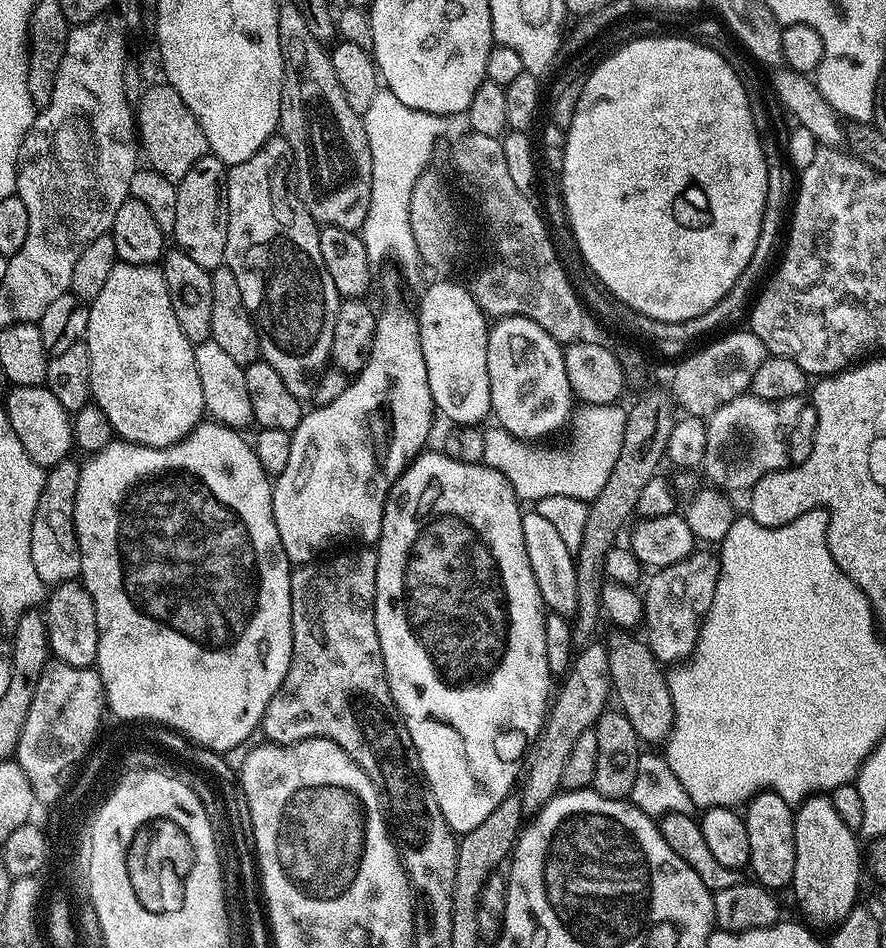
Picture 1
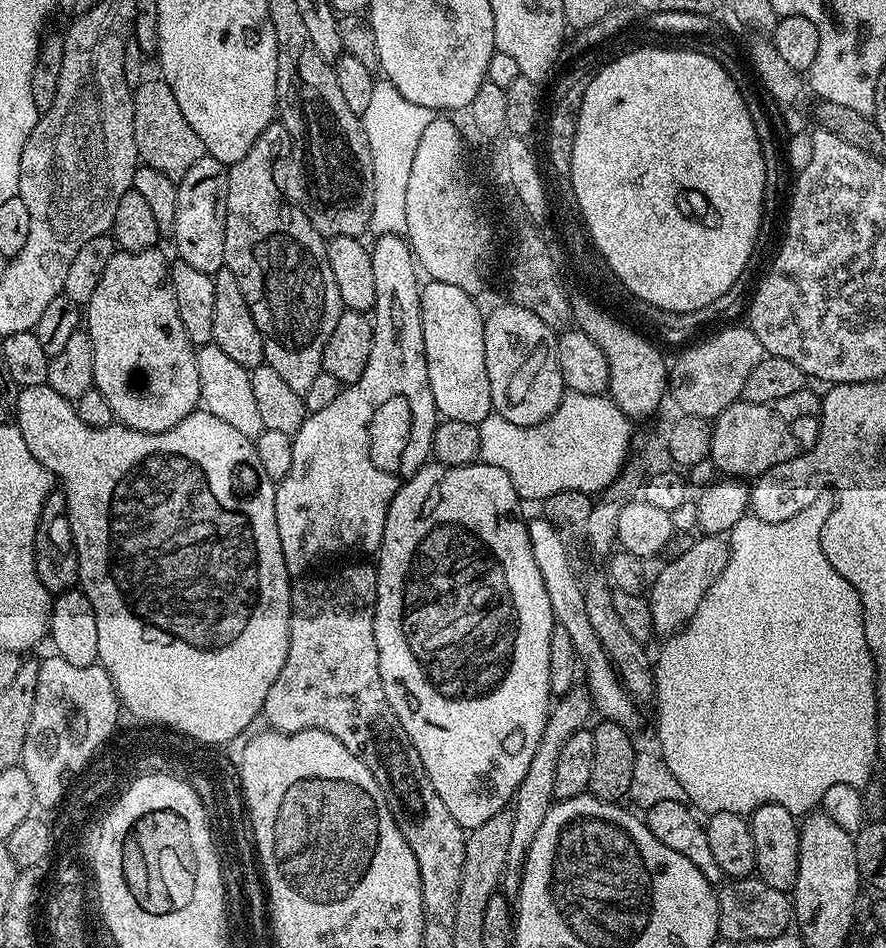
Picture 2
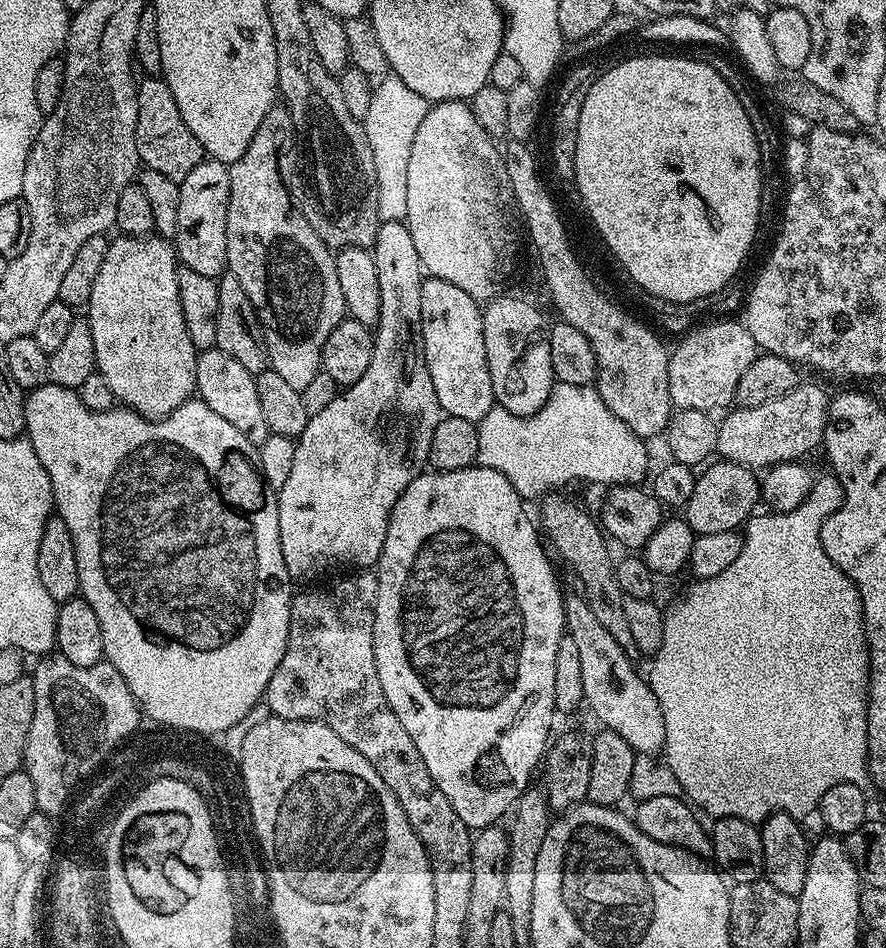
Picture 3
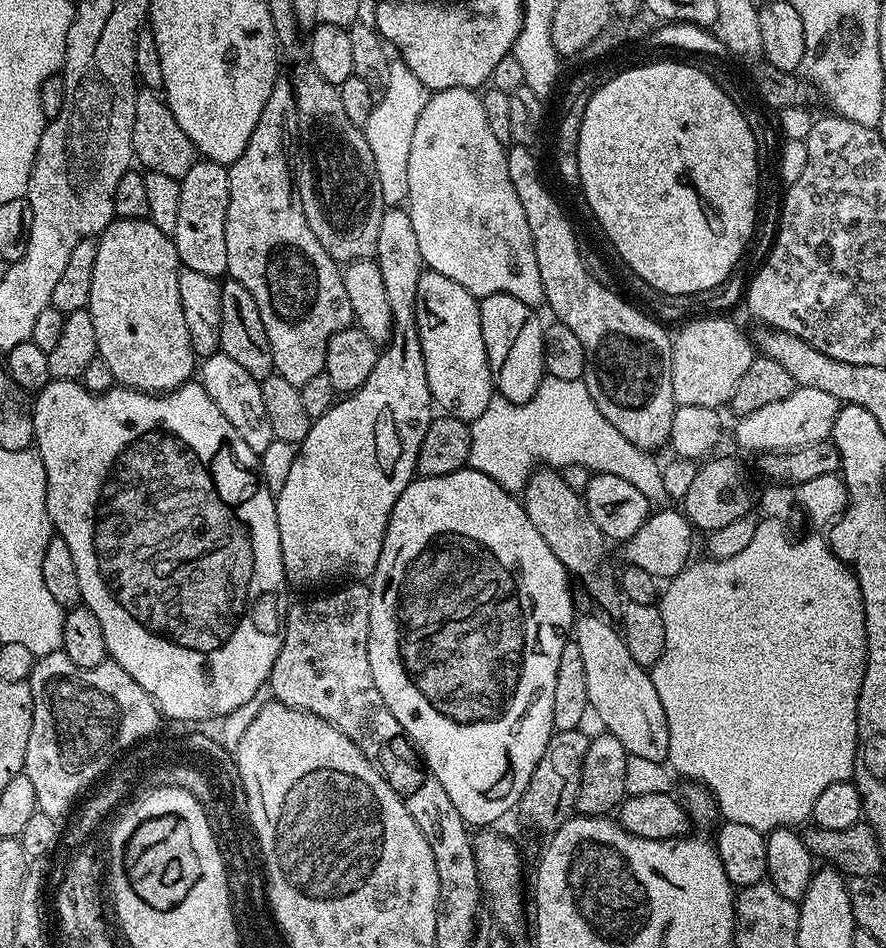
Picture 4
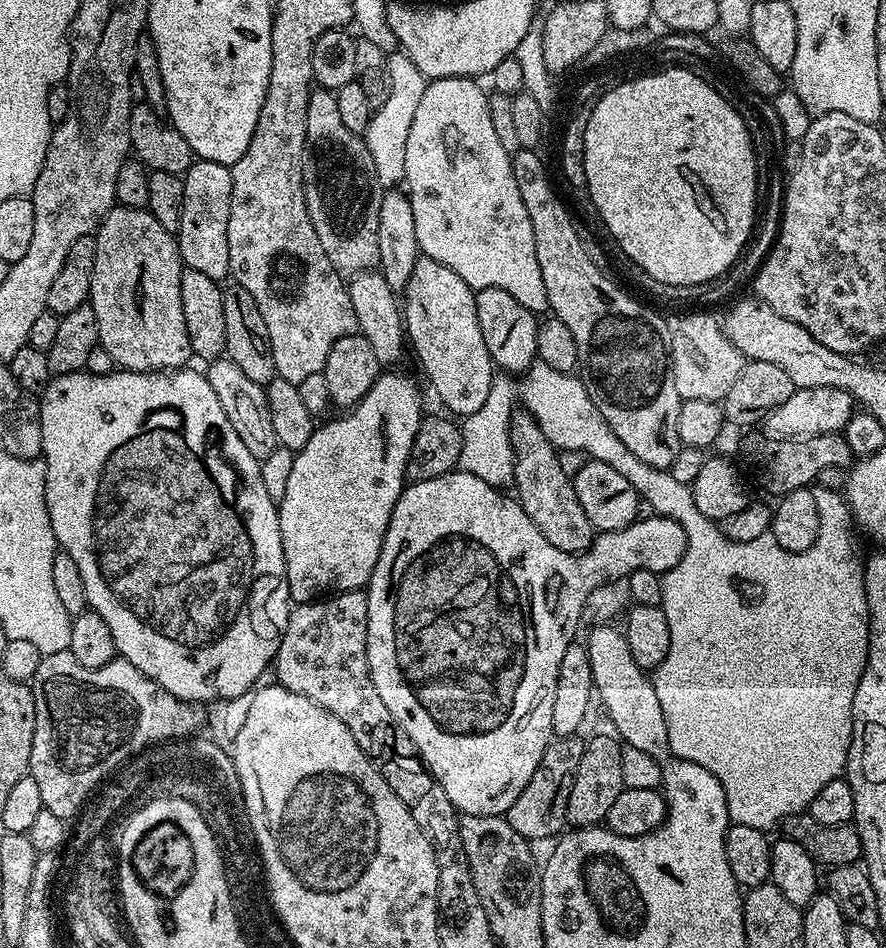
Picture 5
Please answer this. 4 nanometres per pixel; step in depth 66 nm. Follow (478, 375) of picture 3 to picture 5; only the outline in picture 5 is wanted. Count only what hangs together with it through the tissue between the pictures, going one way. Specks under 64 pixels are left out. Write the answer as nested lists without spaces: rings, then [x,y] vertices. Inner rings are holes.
[[[421,255],[402,293],[404,326],[410,348],[416,351],[436,396],[453,417],[476,416],[494,383],[494,365],[478,326],[476,292],[450,266]]]

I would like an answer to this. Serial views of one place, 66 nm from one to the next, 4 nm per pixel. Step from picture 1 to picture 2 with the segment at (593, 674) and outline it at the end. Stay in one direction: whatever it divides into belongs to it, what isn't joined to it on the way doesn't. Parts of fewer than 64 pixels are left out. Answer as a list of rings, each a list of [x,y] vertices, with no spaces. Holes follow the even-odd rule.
[[[577,686],[559,697],[551,705],[548,721],[542,730],[542,742],[538,742],[538,750],[534,750],[534,759],[530,762],[530,770],[526,770],[526,778],[518,786],[516,795],[511,801],[510,810],[514,814],[514,827],[510,837],[510,854],[506,862],[506,870],[502,881],[502,891],[505,896],[515,898],[520,892],[520,879],[524,873],[524,863],[528,857],[530,846],[538,835],[546,814],[551,810],[556,800],[554,790],[554,774],[558,774],[558,754],[562,754],[562,746],[580,728],[585,727],[588,719],[594,716],[591,694],[587,687]]]

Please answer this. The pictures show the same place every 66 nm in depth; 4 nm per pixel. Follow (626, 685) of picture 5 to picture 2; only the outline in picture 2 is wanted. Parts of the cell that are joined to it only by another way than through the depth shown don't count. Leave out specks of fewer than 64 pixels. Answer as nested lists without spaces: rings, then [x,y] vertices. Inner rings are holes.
[[[538,516],[533,521],[531,519],[527,525],[534,560],[538,564],[538,570],[542,572],[542,580],[549,595],[552,617],[557,625],[566,630],[570,634],[570,638],[573,639],[576,654],[580,658],[584,675],[586,674],[586,681],[584,682],[591,694],[593,709],[603,719],[614,721],[615,724],[620,724],[626,729],[633,729],[633,725],[640,718],[639,705],[625,690],[625,686],[621,683],[605,648],[601,646],[598,636],[594,633],[586,609],[584,588],[572,566],[570,554],[559,533],[561,532],[559,527],[544,516]]]

